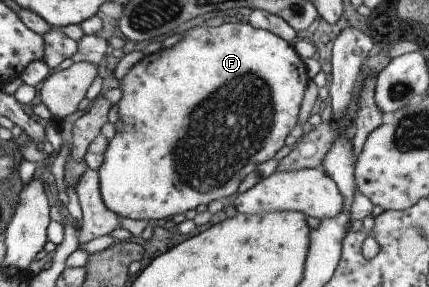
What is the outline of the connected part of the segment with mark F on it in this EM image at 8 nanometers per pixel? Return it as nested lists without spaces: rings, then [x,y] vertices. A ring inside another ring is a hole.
[[[245,22],[222,23],[216,27],[209,27],[204,23],[194,26],[183,32],[183,37],[169,49],[153,47],[144,52],[142,59],[127,71],[126,76],[119,80],[118,88],[121,89],[121,99],[117,101],[118,118],[115,123],[115,133],[111,139],[107,140],[107,147],[103,154],[103,161],[96,171],[98,175],[98,187],[103,205],[113,211],[119,217],[129,217],[129,219],[167,219],[177,213],[195,209],[197,205],[207,205],[209,201],[223,199],[237,191],[237,185],[253,167],[271,159],[281,147],[287,137],[287,133],[293,129],[297,121],[297,111],[299,103],[307,81],[303,60],[295,53],[294,47],[284,39],[269,33],[263,29],[251,27]]]

